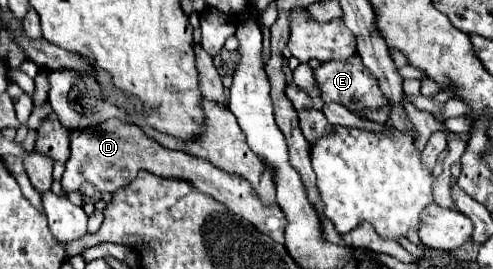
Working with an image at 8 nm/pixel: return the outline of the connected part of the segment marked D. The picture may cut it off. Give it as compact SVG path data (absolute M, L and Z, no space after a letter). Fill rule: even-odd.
M109 119L107 123L101 123L97 127L71 131L71 157L65 163L65 173L61 179L61 185L65 193L79 191L79 187L89 181L93 183L101 193L115 193L117 189L125 187L135 179L135 175L145 169L149 173L155 173L165 179L183 179L191 183L197 191L213 197L215 201L223 203L229 211L235 211L237 215L251 221L259 231L269 235L277 243L285 243L285 227L287 219L279 205L263 205L261 199L251 191L249 183L243 183L243 179L237 179L235 175L223 173L221 169L213 167L205 159L191 157L183 151L171 151L149 139L139 127L121 123L119 119Z

